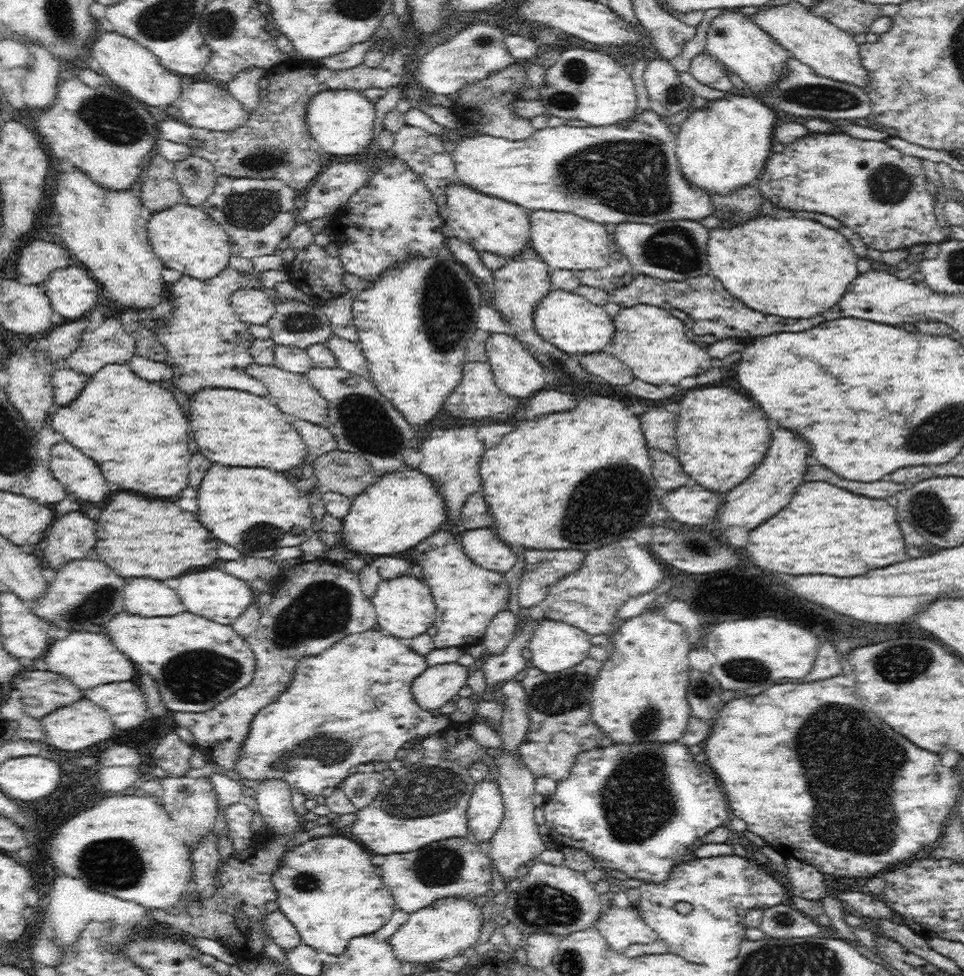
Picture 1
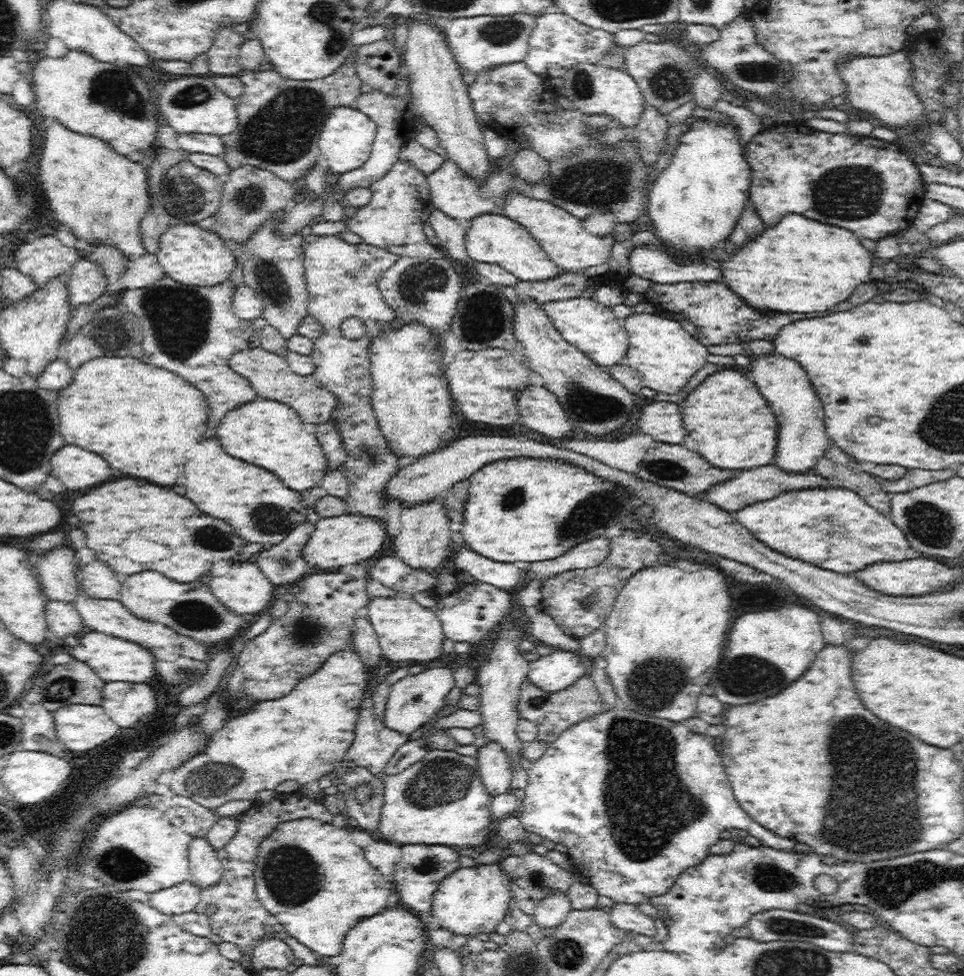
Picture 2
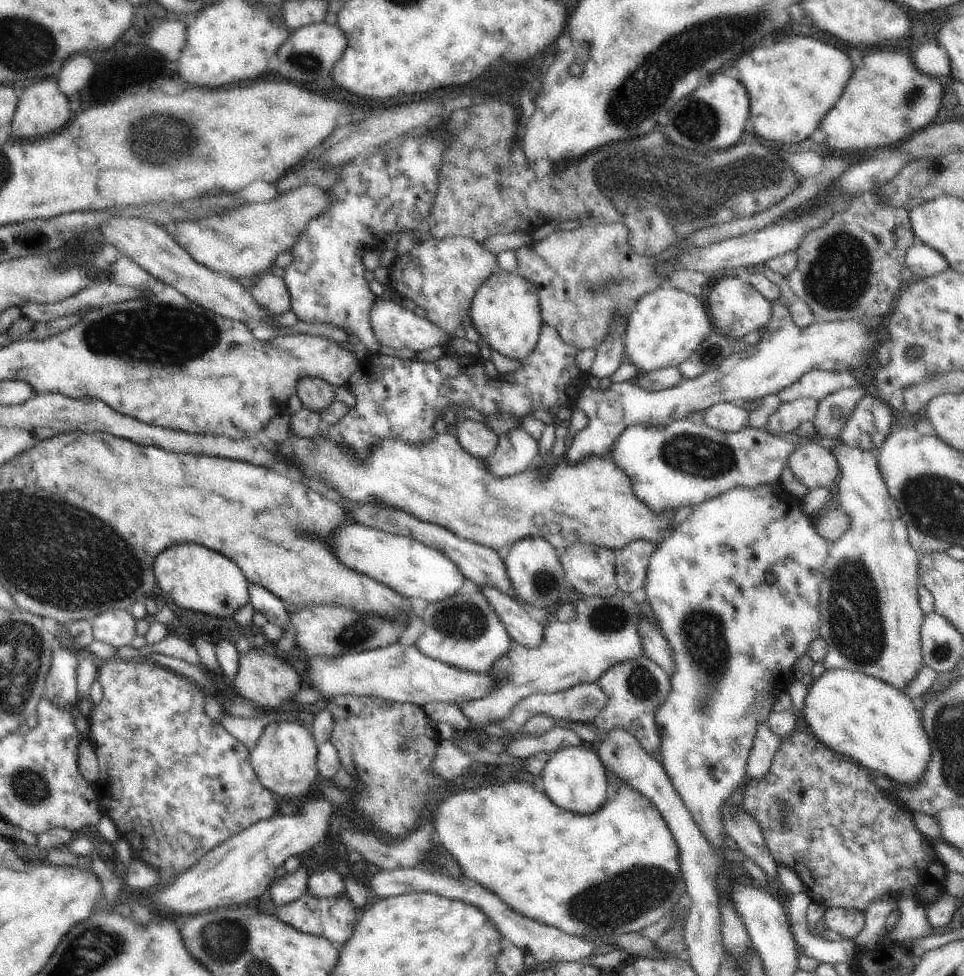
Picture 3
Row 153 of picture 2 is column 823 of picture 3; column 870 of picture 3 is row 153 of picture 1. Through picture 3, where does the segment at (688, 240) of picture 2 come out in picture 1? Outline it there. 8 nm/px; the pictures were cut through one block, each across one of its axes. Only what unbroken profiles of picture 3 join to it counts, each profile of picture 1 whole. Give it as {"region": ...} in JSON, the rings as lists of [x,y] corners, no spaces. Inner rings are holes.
{"region":[[[730,91],[724,98],[710,101],[708,108],[704,110],[693,107],[693,112],[680,125],[680,131],[676,136],[676,156],[680,171],[687,182],[695,188],[708,191],[710,196],[712,193],[724,196],[740,186],[755,183],[763,172],[774,141],[772,132],[776,127],[776,116],[773,111],[763,104],[755,93],[740,91]]]}

